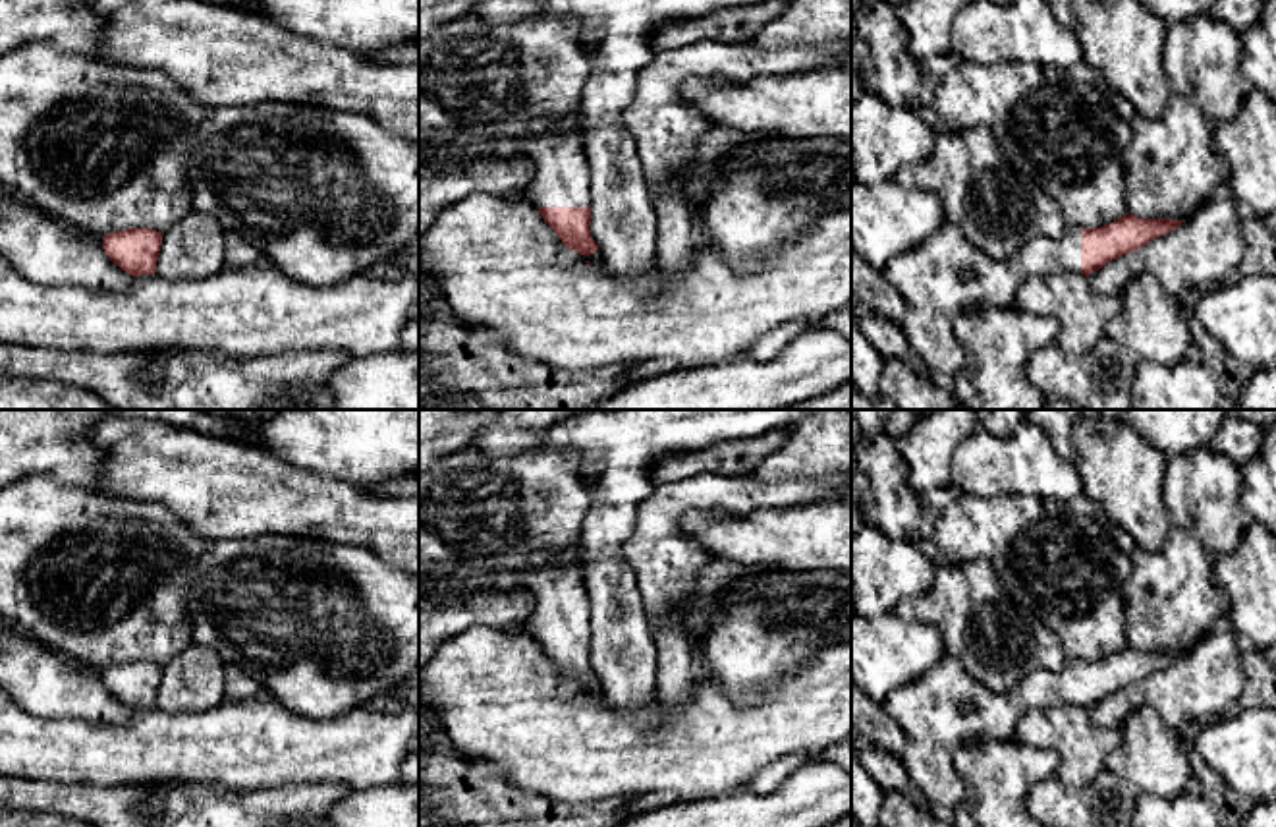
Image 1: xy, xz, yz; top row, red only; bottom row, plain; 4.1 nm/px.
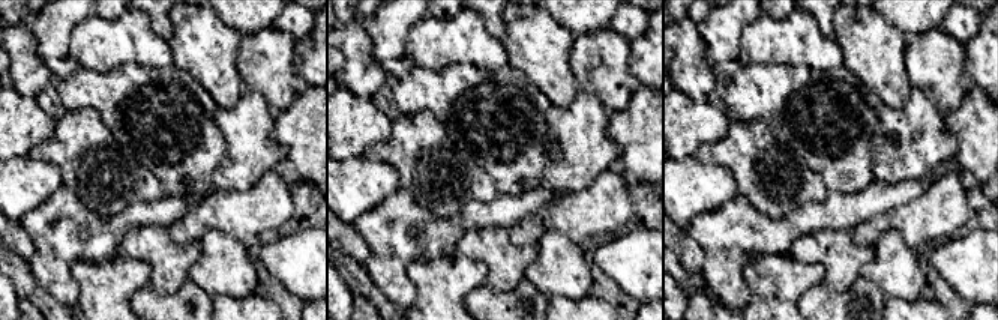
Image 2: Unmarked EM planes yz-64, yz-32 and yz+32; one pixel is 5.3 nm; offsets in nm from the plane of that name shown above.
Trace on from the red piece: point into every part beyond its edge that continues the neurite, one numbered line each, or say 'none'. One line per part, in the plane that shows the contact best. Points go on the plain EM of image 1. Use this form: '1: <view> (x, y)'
1: xz (560, 611)

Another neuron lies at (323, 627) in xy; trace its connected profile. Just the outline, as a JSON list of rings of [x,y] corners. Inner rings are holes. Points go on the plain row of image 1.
[[[276,533],[218,539],[195,560],[183,599],[195,643],[212,649],[224,665],[239,667],[270,698],[309,719],[332,719],[392,694],[419,667],[419,576],[363,547]]]

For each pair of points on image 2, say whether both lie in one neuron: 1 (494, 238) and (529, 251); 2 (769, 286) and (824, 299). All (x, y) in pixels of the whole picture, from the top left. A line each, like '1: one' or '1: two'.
1: one
2: two

